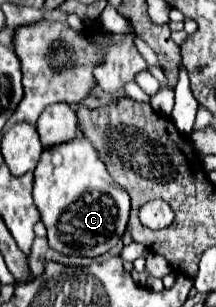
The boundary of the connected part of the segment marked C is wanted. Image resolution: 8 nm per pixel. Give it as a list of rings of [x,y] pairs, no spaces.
[[[85,136],[47,148],[35,168],[33,200],[47,228],[53,250],[73,256],[95,258],[109,252],[123,236],[129,220],[131,200],[107,172],[99,152]]]

